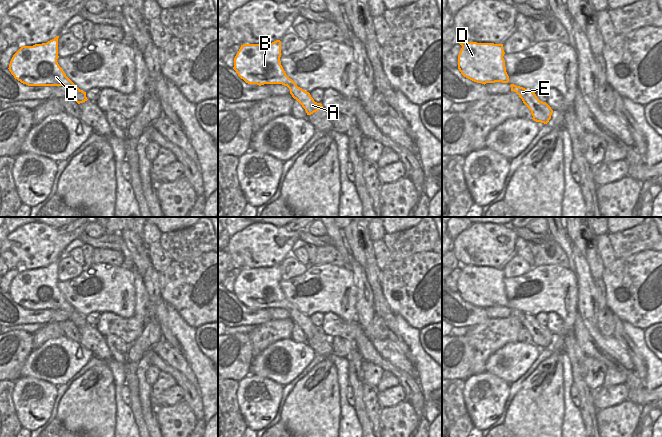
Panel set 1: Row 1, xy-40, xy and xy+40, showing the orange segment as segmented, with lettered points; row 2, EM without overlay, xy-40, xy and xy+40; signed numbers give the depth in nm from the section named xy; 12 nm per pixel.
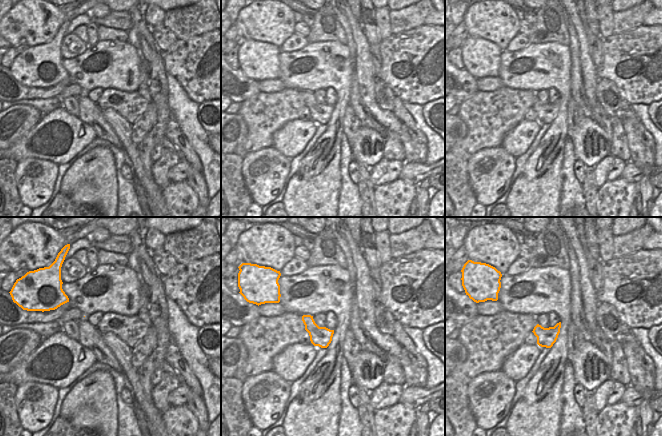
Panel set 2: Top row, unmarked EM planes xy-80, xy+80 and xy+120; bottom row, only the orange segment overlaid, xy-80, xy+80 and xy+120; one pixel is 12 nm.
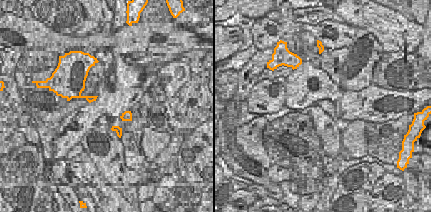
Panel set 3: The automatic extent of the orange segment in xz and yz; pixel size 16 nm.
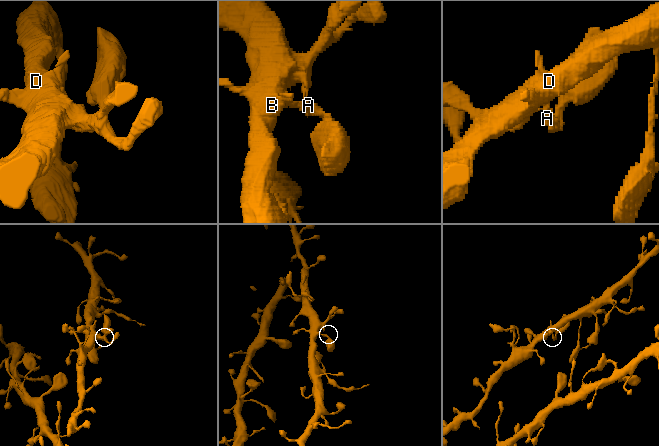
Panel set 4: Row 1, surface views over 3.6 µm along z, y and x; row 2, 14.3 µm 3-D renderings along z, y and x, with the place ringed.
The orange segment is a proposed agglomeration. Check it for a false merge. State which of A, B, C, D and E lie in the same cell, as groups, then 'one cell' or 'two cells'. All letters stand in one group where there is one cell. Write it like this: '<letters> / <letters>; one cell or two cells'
A B C D E; one cell

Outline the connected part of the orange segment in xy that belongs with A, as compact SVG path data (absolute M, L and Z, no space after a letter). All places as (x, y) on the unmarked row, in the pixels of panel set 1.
M281 265L272 267L243 268L234 282L234 291L238 300L248 308L282 308L287 310L290 318L311 339L323 332L310 317L298 311L290 303L280 285Z

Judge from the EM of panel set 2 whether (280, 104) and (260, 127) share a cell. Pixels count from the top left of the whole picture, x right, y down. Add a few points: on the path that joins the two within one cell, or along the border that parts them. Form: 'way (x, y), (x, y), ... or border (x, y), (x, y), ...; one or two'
way (274, 110), (263, 121); one

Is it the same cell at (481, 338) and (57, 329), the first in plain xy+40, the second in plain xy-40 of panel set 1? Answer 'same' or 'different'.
same

